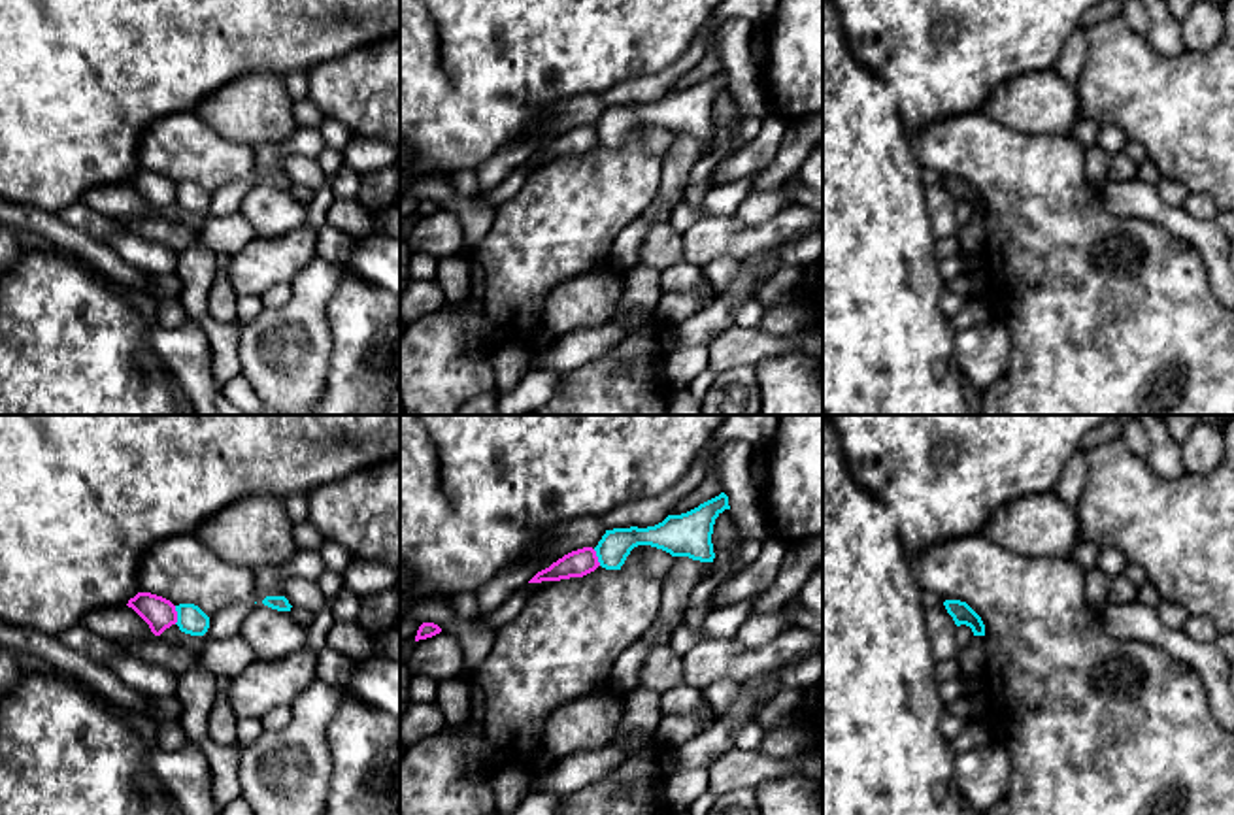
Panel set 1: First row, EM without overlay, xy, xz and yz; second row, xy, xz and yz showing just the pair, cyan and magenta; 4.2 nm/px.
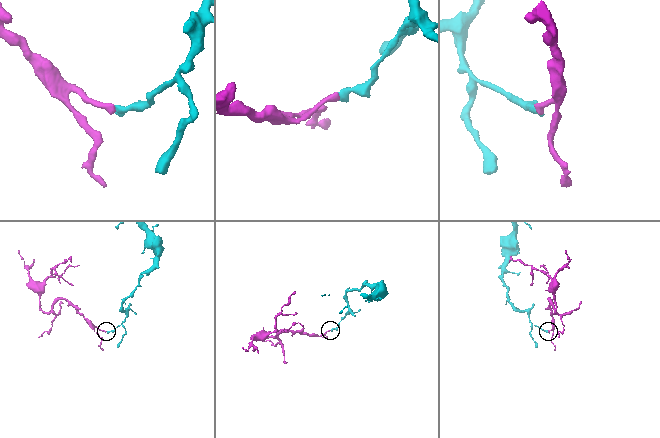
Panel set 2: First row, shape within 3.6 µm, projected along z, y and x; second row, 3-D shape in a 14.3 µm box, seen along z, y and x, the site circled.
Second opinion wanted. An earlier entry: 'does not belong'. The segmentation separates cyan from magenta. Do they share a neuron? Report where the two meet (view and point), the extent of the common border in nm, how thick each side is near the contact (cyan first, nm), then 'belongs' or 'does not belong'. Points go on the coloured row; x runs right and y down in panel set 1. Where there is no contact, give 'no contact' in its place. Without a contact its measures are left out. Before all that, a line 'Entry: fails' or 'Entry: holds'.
Entry: holds
xy (178, 615) | 80 nm | 120/140 nm | does not belong

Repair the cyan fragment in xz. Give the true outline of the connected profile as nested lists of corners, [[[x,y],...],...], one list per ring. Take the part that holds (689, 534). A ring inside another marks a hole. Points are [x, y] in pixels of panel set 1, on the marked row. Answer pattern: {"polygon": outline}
{"polygon": [[[721,492],[687,513],[668,515],[655,526],[606,530],[594,547],[598,562],[606,570],[621,570],[630,551],[638,545],[651,545],[672,557],[713,562],[713,524],[725,509],[730,509],[728,496]]]}

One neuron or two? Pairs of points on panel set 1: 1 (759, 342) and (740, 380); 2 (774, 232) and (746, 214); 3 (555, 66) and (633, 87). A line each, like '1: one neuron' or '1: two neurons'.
1: two neurons
2: two neurons
3: two neurons

